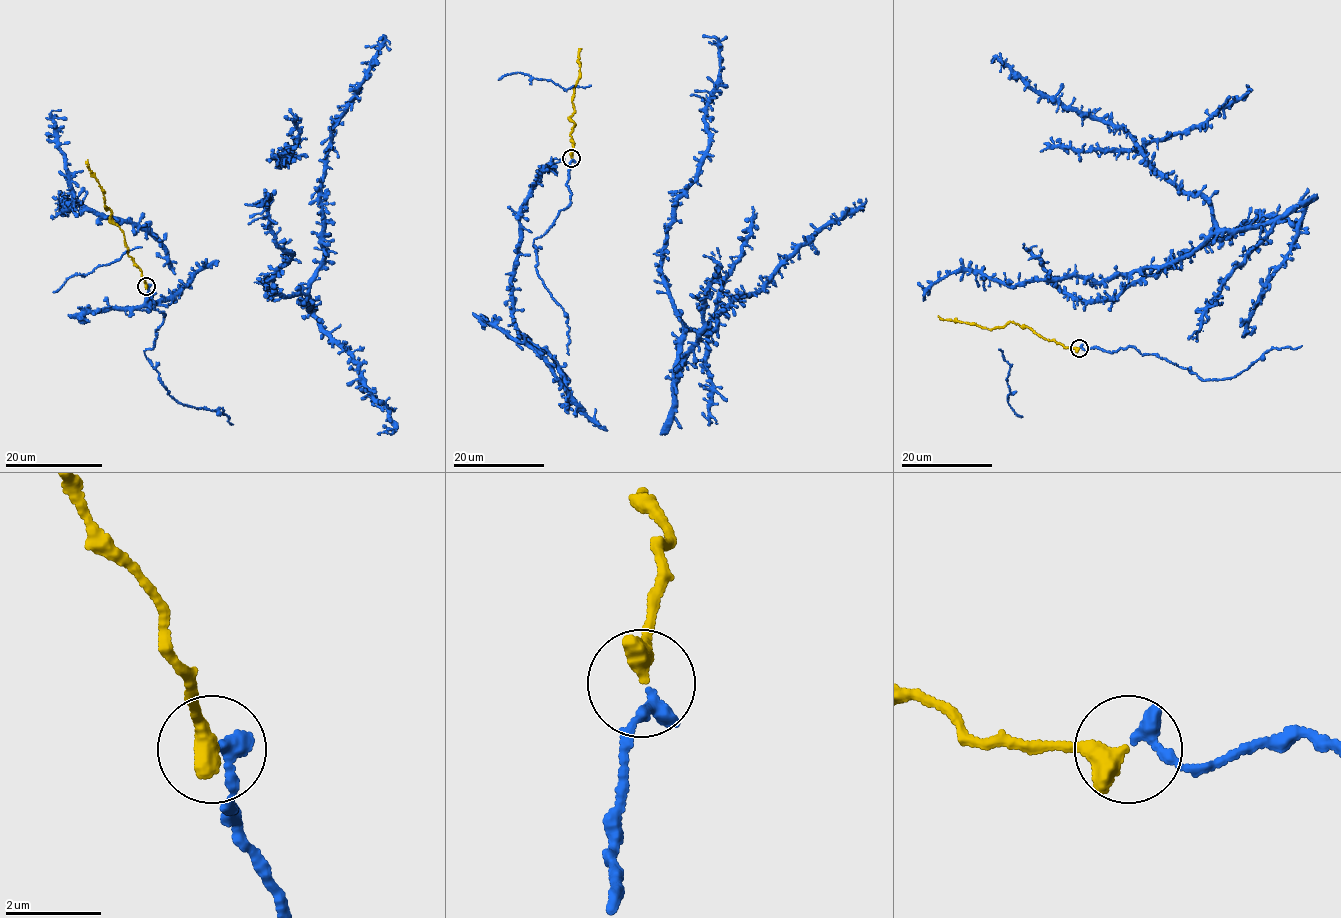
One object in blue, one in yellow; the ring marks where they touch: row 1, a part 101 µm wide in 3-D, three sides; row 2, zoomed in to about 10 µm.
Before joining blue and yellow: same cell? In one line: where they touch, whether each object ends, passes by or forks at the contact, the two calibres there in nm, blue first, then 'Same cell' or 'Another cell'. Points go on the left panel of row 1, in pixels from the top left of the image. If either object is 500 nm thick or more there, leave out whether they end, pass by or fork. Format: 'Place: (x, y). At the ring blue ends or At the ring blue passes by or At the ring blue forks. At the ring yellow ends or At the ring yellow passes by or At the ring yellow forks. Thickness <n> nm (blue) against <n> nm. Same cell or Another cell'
Place: (146, 286). At the ring blue ends. At the ring yellow ends. Thickness 320 nm (blue) against 460 nm. Same cell

